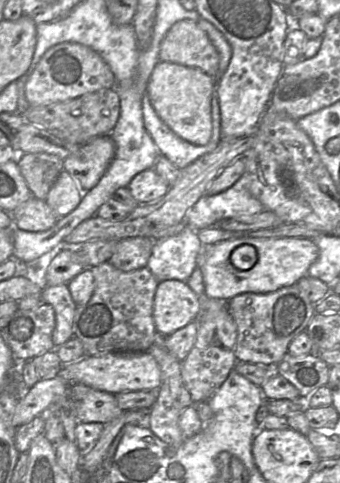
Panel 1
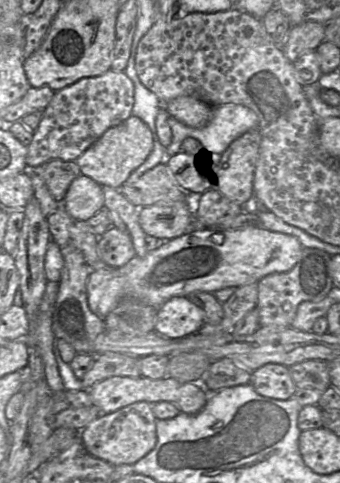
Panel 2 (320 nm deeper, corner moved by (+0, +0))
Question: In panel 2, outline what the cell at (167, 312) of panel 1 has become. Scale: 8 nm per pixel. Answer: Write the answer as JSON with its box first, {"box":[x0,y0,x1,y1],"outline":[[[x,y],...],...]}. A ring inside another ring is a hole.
{"box":[154,297,204,338],"outline":[[[173,297],[157,311],[154,331],[167,338],[184,338],[197,333],[204,325],[199,307],[187,297]]]}

